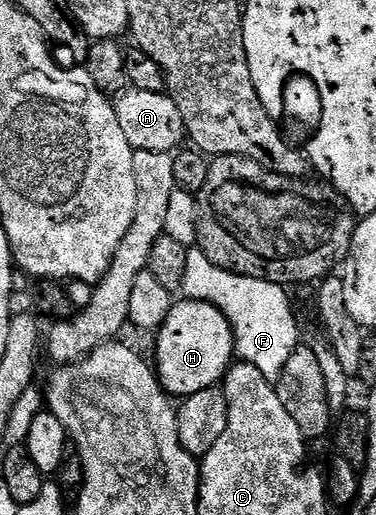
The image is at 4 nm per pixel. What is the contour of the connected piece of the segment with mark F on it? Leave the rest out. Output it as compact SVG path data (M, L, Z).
M198 250L187 253L182 295L217 306L231 324L236 357L244 364L257 366L257 370L272 382L278 381L281 370L285 370L285 362L289 362L289 354L301 344L299 320L287 292L284 285L221 270L221 266L213 266L213 262Z

